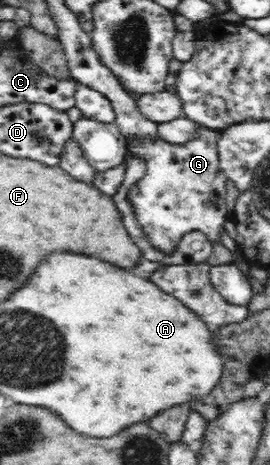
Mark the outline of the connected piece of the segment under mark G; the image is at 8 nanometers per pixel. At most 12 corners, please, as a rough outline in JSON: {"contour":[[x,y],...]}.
{"contour":[[220,133],[132,144],[147,171],[128,204],[153,250],[193,231],[217,243],[228,212]]}

